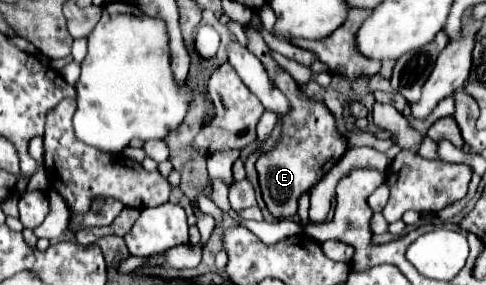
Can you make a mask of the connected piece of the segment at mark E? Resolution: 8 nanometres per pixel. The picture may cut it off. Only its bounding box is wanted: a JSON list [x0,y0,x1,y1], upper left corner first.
[246,29,348,219]

